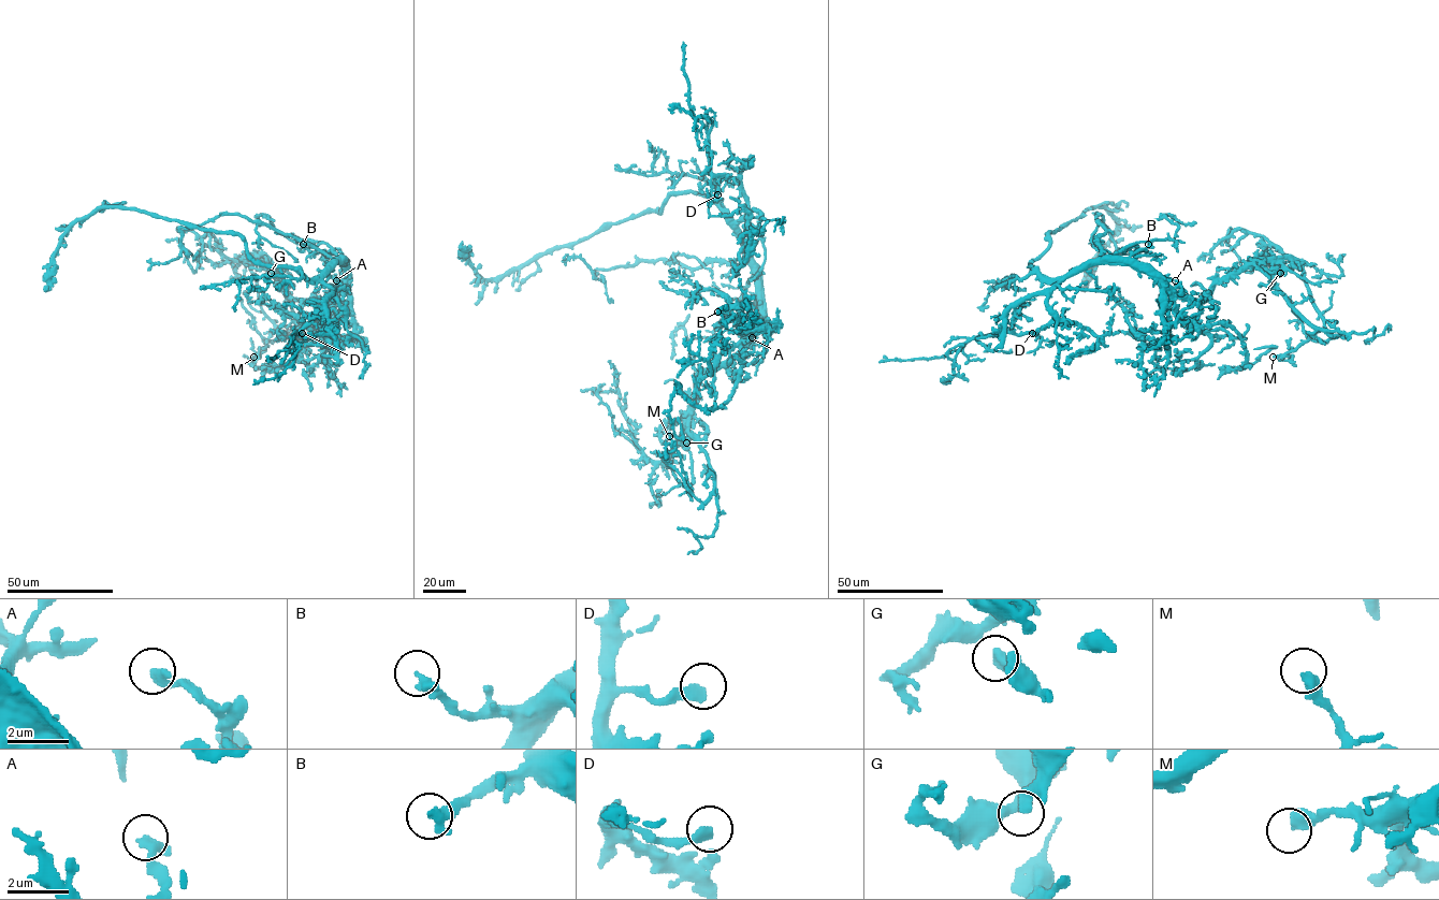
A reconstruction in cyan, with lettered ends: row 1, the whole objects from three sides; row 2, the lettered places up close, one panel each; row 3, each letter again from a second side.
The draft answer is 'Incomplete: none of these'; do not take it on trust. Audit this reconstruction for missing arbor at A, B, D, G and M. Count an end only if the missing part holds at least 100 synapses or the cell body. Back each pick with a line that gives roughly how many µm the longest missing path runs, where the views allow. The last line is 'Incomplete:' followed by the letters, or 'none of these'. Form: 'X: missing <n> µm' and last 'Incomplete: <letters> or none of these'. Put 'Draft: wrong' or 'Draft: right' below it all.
Incomplete: none of these
Draft: right

